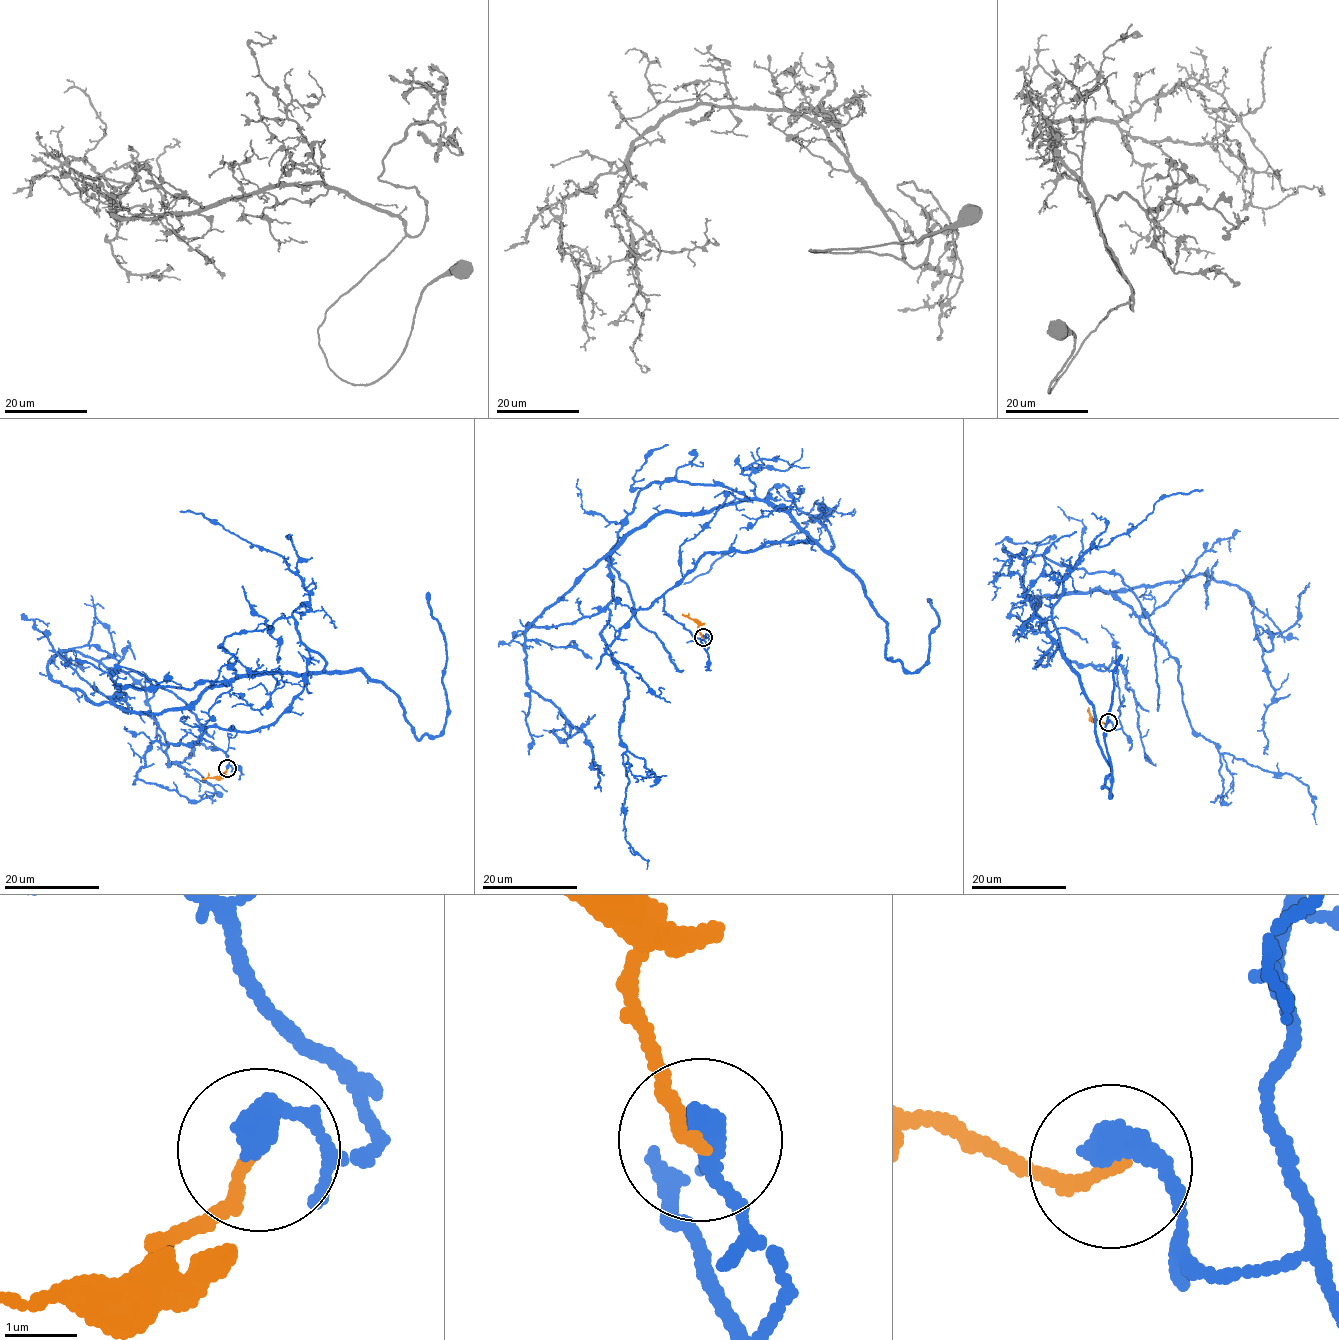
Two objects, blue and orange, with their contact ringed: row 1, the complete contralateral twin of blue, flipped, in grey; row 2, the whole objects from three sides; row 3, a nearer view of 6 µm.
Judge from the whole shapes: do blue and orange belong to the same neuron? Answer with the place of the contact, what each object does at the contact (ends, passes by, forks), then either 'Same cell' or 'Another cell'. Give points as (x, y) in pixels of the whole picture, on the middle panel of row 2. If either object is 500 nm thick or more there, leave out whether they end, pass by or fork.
Place: (703, 637). At the ring blue ends. At the ring orange ends. Another cell

